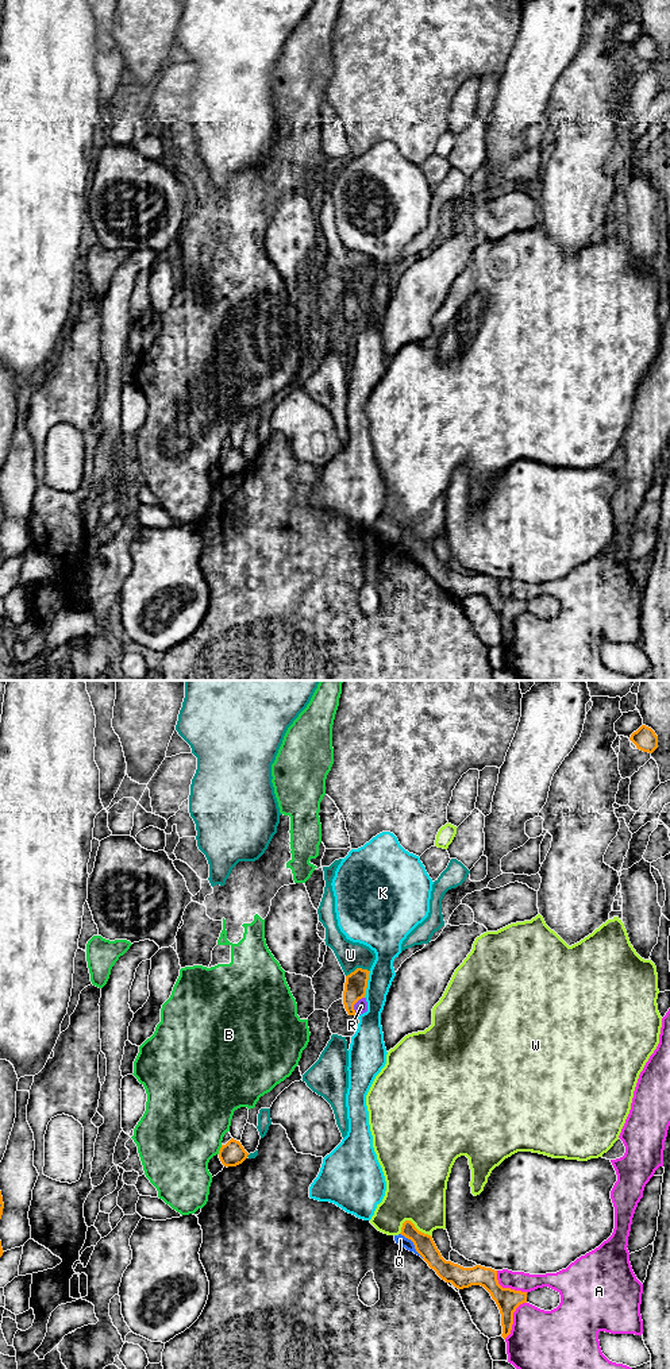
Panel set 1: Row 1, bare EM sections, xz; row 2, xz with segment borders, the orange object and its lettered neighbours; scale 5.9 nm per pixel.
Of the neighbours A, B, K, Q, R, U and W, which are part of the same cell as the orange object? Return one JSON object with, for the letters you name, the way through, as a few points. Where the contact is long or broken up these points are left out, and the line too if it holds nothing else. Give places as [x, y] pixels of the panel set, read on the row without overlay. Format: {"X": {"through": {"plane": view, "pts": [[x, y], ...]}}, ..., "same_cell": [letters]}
{"R": {"through": {"plane": "xz", "pts": [[355, 293], [354, 312], [361, 315]]}}, "same_cell": ["R"]}

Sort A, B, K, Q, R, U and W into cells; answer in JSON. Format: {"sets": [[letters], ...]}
{"sets": [["A"], ["B"], ["K"], ["Q"], ["R"], ["U"], ["W"]]}

